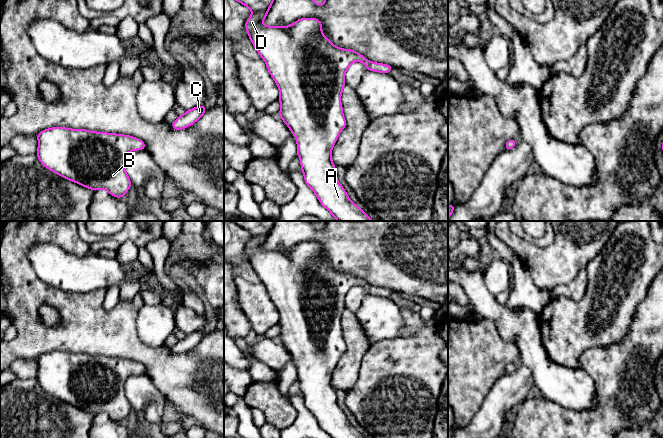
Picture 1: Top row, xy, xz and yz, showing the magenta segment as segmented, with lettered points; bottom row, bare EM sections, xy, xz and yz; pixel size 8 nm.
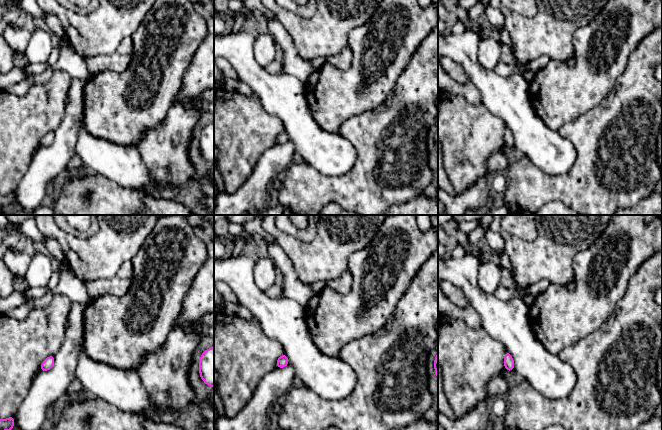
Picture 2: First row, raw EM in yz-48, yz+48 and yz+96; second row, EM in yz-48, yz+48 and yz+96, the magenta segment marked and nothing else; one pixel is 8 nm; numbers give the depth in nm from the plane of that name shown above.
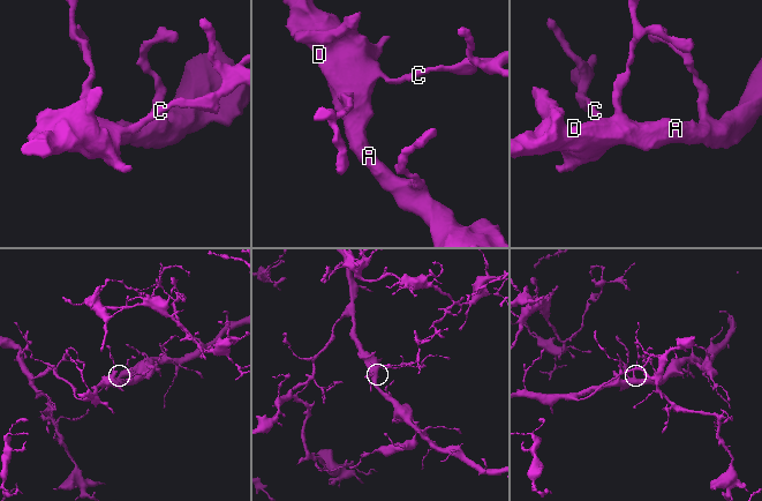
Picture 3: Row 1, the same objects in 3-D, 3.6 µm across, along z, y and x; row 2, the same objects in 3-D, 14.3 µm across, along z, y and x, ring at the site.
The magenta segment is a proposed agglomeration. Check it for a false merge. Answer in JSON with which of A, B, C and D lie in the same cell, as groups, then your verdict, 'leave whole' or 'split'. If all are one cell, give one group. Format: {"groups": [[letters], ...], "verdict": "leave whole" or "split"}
{"groups": [["A", "B", "C", "D"]], "verdict": "leave whole"}

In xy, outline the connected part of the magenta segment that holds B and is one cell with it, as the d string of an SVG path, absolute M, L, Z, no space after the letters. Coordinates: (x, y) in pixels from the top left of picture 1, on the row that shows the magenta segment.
M52 127L37 134L38 150L37 157L47 169L61 177L80 184L94 191L107 190L111 196L122 198L132 186L125 170L125 158L133 150L144 150L146 145L143 141L130 135L94 132L85 129L69 129L65 127Z

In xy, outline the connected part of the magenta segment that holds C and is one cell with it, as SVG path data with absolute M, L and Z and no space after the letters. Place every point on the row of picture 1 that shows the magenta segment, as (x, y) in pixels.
M205 104L197 106L184 114L180 115L175 122L171 124L171 127L175 130L181 130L187 128L198 121L206 112Z

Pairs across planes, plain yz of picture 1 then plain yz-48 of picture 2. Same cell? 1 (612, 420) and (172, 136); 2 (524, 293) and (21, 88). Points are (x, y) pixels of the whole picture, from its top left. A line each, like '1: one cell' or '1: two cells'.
1: one cell
2: one cell

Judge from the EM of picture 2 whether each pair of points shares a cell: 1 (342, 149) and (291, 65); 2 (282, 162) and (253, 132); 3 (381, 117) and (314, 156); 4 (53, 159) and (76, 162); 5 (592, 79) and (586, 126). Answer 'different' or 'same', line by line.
1: different
2: different
3: different
4: different
5: different

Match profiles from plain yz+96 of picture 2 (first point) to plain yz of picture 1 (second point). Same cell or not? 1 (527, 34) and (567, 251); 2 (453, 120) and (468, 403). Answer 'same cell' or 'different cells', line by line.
1: same cell
2: same cell

